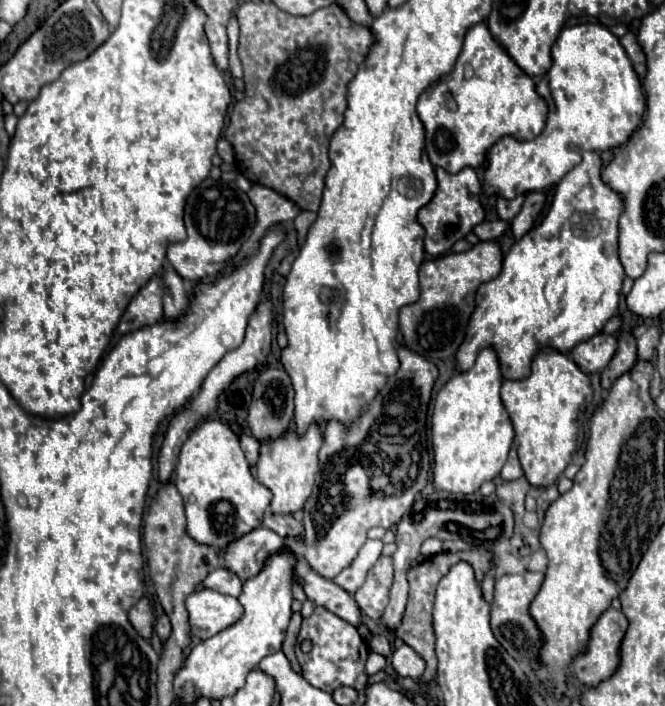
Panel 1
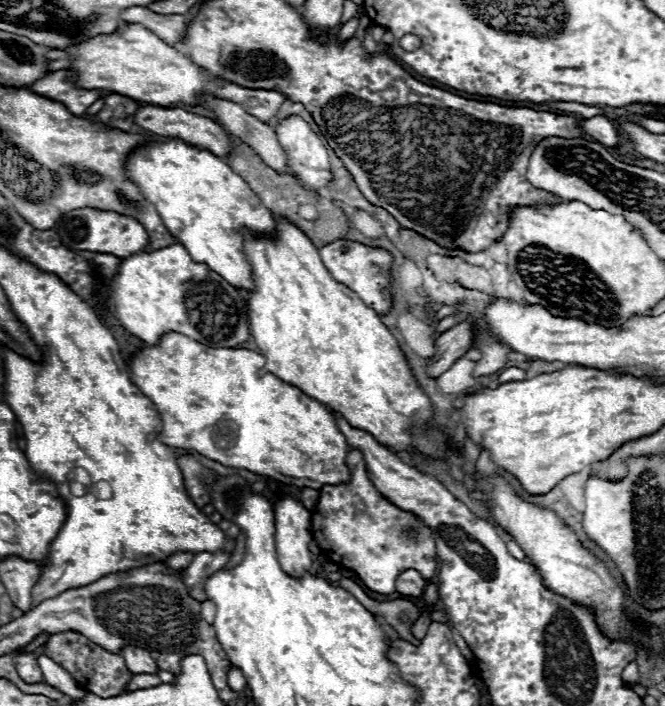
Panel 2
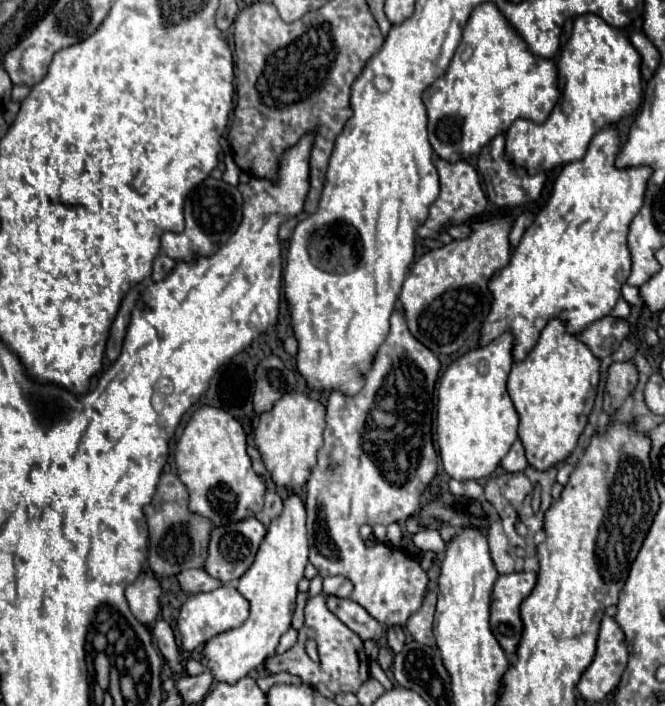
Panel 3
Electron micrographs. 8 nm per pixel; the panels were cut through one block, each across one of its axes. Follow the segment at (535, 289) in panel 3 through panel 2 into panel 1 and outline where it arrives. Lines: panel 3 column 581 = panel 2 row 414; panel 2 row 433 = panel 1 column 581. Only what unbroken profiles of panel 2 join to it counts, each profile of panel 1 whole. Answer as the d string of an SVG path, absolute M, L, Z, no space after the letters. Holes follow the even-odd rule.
M584 152L582 156L582 162L572 168L556 186L556 192L554 192L554 198L552 198L552 206L546 214L546 218L542 220L540 226L532 228L530 232L526 232L512 248L510 252L506 254L504 258L504 264L502 264L502 272L484 282L480 288L478 288L478 294L476 294L476 312L472 314L472 320L468 324L468 332L466 332L466 338L464 338L464 344L458 348L456 352L456 358L458 358L458 370L468 370L472 368L472 364L476 362L478 358L478 352L482 348L488 348L488 346L494 346L496 352L498 352L498 360L500 360L500 368L502 368L502 374L504 378L510 378L510 380L520 380L520 378L526 378L528 372L530 372L530 360L532 356L542 350L544 346L552 346L552 348L558 348L560 352L570 352L580 340L588 340L588 336L594 336L596 332L600 332L606 324L608 318L612 318L618 310L618 300L620 300L620 288L622 288L622 280L624 280L624 268L620 264L620 258L618 258L618 220L624 212L624 198L614 192L610 186L604 184L602 180L602 158L598 152Z

